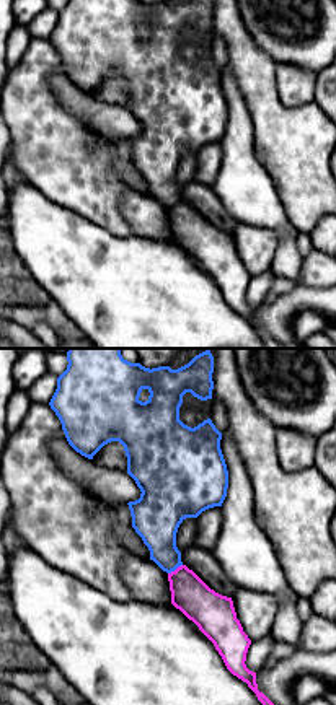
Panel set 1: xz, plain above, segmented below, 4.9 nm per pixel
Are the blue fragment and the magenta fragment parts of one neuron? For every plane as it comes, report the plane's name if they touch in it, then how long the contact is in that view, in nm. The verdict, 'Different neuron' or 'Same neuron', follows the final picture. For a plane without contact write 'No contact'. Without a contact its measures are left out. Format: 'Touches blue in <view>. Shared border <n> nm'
Touches blue in xz. Shared border 90 nm

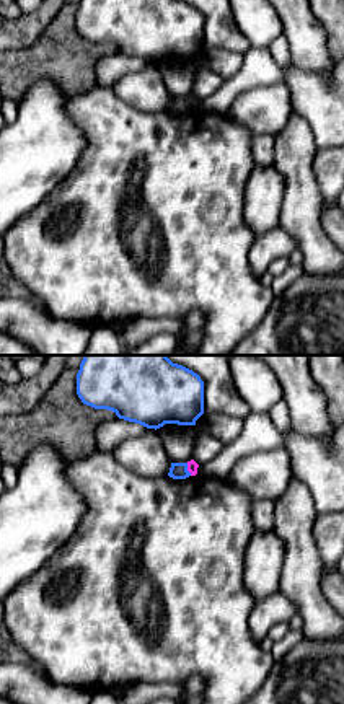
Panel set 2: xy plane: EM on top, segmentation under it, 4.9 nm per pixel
Touches blue in xy. Shared border 70 nm

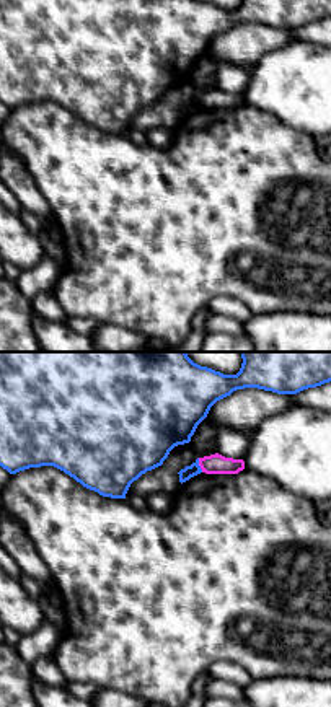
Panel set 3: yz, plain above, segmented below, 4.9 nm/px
Touches blue in yz. Shared border 80 nm

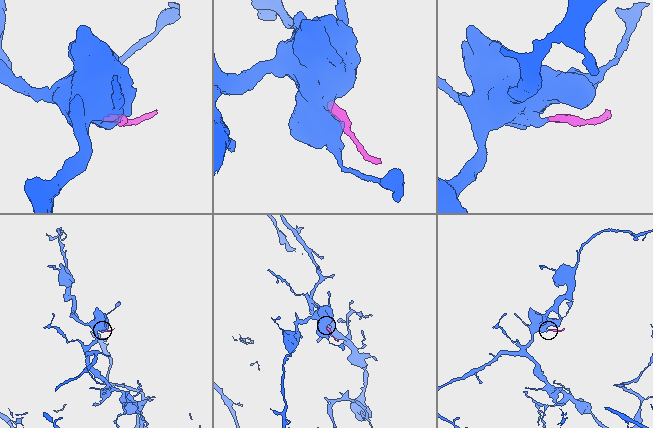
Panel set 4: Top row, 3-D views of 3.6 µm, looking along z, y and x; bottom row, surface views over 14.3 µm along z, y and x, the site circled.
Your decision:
Same neuron

